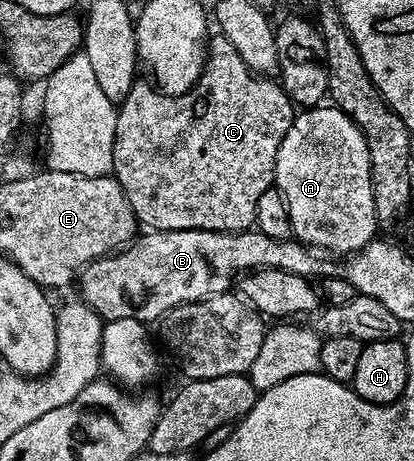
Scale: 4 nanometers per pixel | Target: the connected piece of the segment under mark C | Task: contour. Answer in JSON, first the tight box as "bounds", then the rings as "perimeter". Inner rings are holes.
{"bounds":[113,36,295,234],"perimeter":[[[224,36],[210,37],[207,42],[205,55],[205,69],[197,85],[188,94],[180,96],[166,96],[158,92],[148,81],[138,80],[133,84],[133,90],[117,106],[115,120],[115,148],[113,149],[113,173],[117,183],[123,188],[127,200],[133,209],[133,215],[142,227],[150,231],[155,230],[218,230],[228,234],[236,234],[238,230],[250,229],[257,221],[257,205],[259,196],[267,192],[274,185],[273,169],[275,156],[279,152],[279,144],[283,144],[283,136],[287,136],[287,128],[291,128],[295,117],[295,104],[287,96],[280,81],[269,76],[258,76],[243,64],[243,56],[235,52],[231,40]]]}

